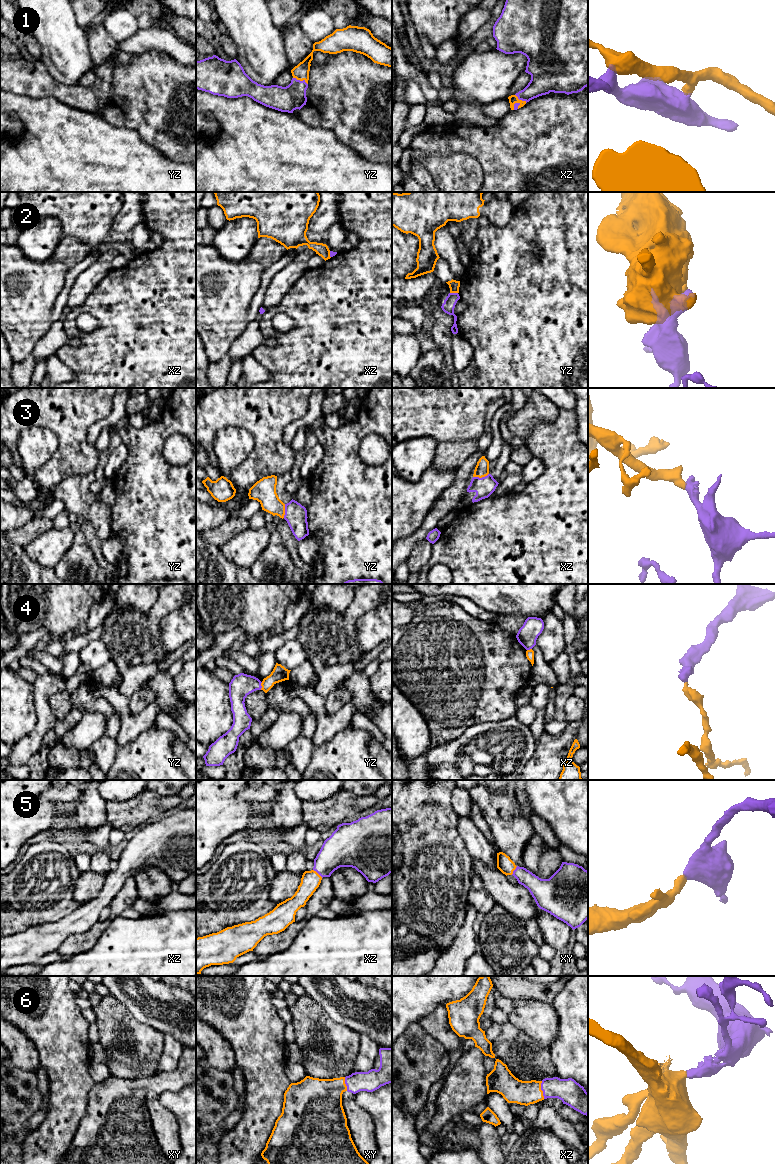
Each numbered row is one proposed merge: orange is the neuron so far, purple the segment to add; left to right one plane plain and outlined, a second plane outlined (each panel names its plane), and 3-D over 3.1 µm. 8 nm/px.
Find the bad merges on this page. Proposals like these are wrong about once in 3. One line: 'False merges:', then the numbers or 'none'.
False merges: 2, 4

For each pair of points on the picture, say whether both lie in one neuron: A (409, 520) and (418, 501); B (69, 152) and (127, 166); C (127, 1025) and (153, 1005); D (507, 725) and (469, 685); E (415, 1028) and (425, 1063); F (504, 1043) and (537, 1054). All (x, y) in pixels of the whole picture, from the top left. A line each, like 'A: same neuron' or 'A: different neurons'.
A: same neuron
B: same neuron
C: different neurons
D: different neurons
E: same neuron
F: same neuron

